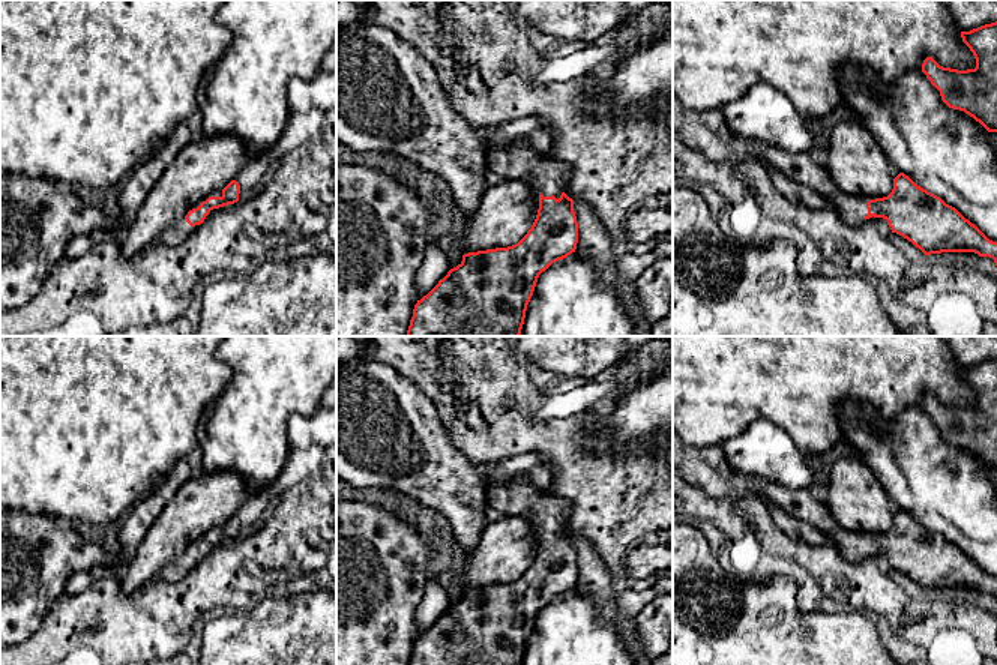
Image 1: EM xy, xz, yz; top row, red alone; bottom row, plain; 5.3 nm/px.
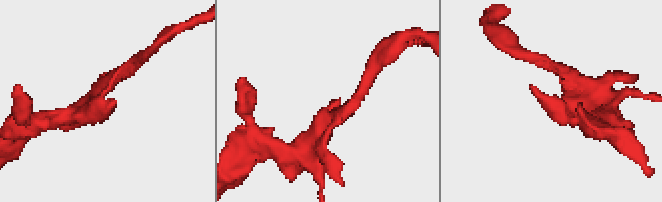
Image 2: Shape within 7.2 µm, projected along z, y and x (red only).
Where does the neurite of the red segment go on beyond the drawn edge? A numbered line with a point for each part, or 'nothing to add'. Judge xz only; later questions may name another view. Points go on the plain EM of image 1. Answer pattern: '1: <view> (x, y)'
1: xz (518, 497)

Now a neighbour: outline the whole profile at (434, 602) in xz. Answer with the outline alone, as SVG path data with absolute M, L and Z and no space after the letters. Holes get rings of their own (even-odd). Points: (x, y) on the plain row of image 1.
M426 581L423 596L414 612L419 636L426 632L449 606L450 602L446 588L434 581Z

